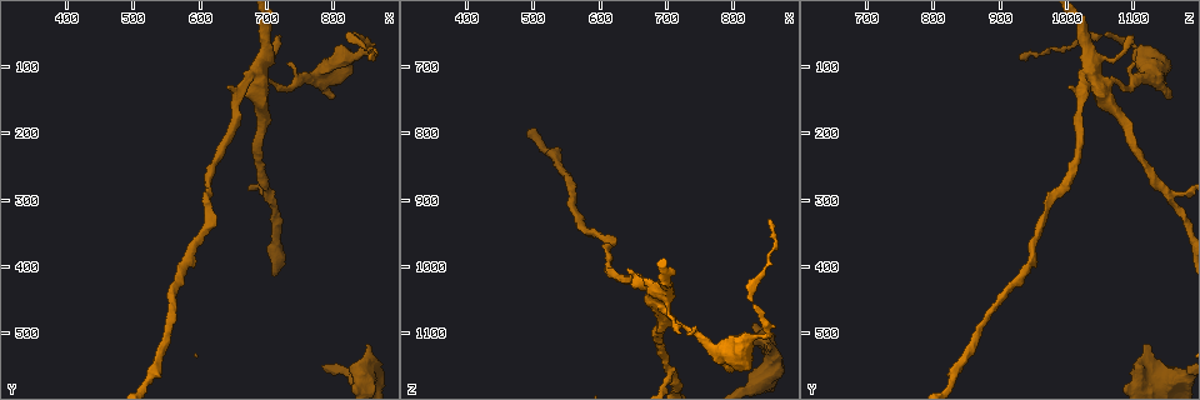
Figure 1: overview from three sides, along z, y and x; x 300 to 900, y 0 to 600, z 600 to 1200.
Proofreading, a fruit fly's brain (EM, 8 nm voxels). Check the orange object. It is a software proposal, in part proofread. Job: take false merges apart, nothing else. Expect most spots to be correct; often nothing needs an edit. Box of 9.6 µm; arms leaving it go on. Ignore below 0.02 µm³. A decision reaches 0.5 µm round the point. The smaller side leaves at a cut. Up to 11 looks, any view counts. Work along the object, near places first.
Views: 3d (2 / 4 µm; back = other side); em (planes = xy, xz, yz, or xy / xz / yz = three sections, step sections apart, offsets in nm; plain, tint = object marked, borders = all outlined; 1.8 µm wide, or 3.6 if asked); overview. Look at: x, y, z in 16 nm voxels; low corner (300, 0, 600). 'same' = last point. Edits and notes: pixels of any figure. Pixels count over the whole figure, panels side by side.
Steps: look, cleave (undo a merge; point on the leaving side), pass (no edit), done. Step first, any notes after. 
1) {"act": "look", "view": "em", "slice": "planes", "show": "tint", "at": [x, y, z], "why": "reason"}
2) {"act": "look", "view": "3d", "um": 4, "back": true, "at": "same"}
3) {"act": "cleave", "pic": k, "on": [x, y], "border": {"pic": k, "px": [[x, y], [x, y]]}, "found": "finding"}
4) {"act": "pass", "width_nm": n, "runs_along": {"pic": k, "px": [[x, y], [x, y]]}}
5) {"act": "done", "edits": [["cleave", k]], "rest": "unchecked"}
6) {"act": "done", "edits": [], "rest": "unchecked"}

{"act": "look", "view": "em", "um": 3.6, "slice": "planes", "show": "tint", "at": [845, 565, 1170], "why": "a fork"}

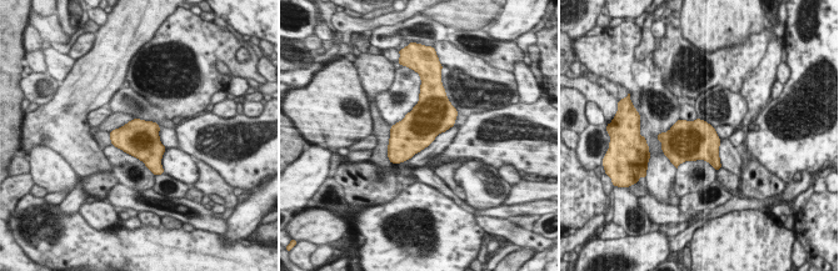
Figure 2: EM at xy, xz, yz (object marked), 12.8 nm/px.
{"act": "pass", "found": "all the same neuron"}

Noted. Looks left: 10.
{"act": "look", "view": "3d", "um": 4, "at": [705, 295, 1150], "why": "side arm on a straight run"}

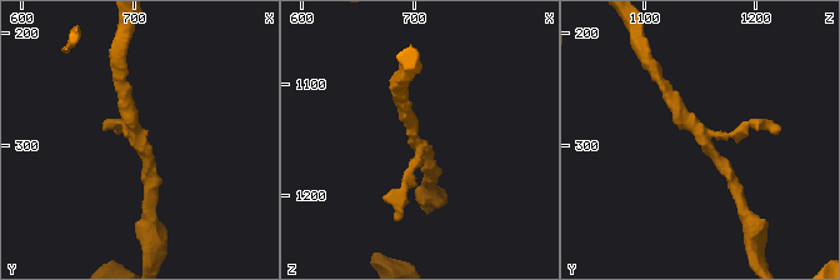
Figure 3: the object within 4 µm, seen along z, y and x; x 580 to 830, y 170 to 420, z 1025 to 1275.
{"act": "look", "view": "em", "slice": "planes", "show": "borders", "at": [704, 296, 1156], "arms": 3}

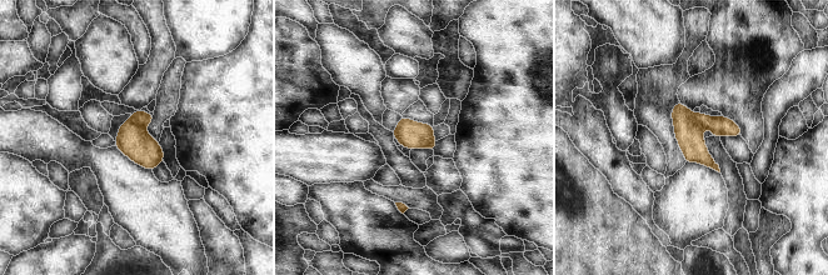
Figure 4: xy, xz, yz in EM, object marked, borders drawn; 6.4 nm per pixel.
{"act": "cleave", "pic": 4, "on": [143, 119], "border": {"pic": 4, "px": [[130, 114], [130, 118], [143, 126]]}, "found": "a second neuron is stuck on"}

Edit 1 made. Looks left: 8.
{"act": "look", "view": "3d", "um": 2, "at": [815, 90, 1115]}

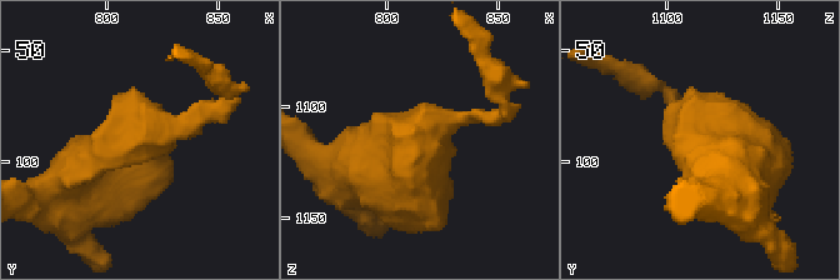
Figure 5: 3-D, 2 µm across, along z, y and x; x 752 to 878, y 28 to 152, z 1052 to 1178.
{"act": "look", "view": "em", "slice": "yz", "step": 16, "show": "tint", "at": [815, 86, 1118], "why": "need the tissue"}

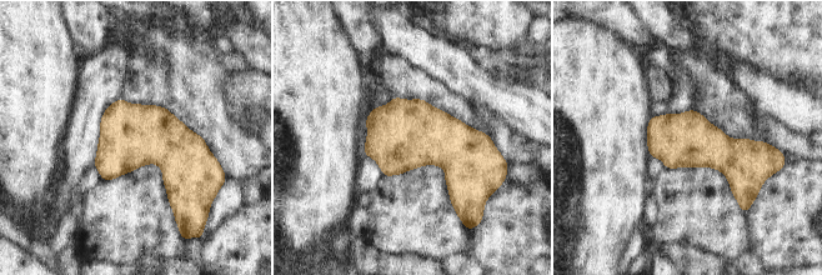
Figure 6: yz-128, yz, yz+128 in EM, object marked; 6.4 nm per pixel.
{"act": "pass", "found": "one neuron here"}

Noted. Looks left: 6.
{"act": "done", "edits": [["cleave", 4]], "rest": "unchecked"}

